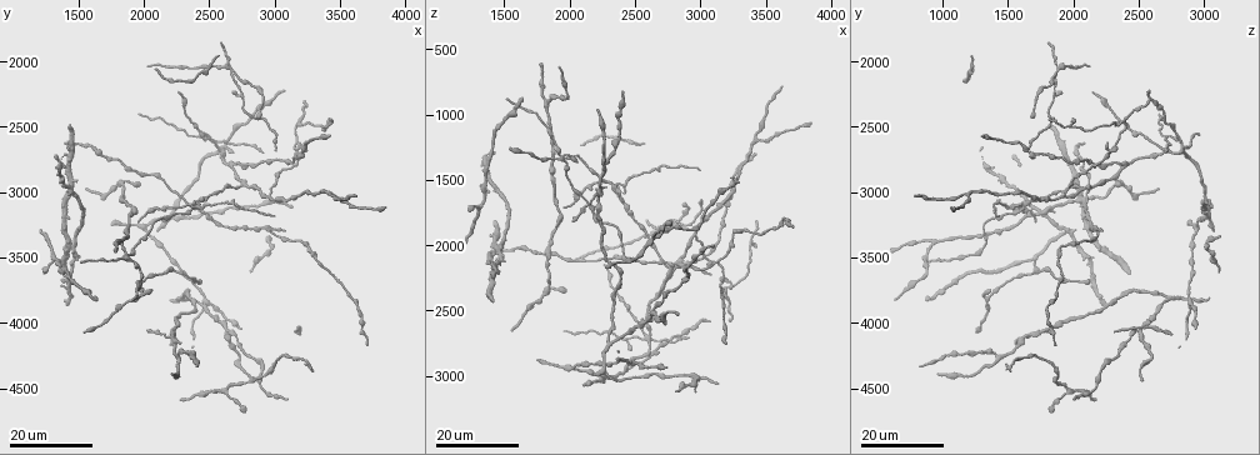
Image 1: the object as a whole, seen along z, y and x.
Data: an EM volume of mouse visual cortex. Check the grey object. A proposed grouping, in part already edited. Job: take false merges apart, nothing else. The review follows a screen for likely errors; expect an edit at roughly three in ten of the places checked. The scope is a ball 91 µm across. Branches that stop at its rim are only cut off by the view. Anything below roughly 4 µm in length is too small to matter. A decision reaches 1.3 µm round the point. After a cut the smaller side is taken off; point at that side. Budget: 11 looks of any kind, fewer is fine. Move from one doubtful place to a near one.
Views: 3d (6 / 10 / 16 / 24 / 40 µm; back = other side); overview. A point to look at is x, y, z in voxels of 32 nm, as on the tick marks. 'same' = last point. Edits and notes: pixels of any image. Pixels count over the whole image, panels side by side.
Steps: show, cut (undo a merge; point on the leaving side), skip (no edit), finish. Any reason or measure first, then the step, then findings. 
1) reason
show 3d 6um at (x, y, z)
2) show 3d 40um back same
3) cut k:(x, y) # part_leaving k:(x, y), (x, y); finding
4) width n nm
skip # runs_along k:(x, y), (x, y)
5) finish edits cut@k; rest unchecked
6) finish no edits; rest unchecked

two arms at a narrow angle
show 3d 16um at (1860, 2800, 2060)

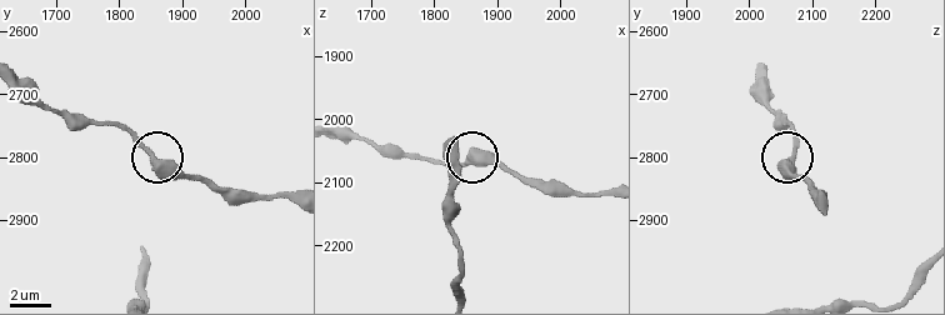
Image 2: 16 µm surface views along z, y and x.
closer look
show 3d 10um at (1875, 2810, 2055)

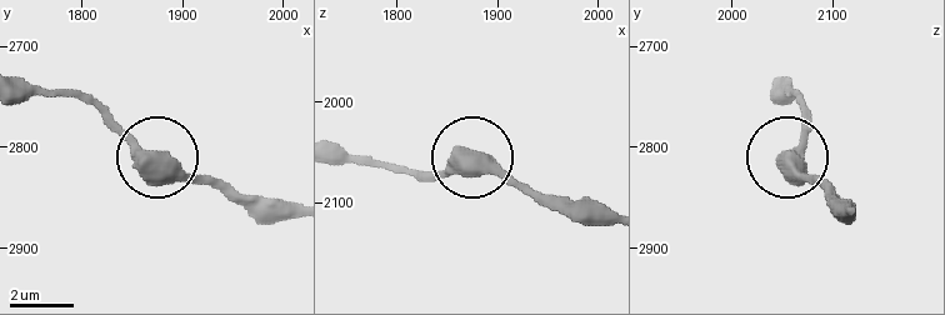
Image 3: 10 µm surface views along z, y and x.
skip # all the same neuron

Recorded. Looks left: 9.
four-way junction
show 3d 16um at (2600, 2660, 2840)

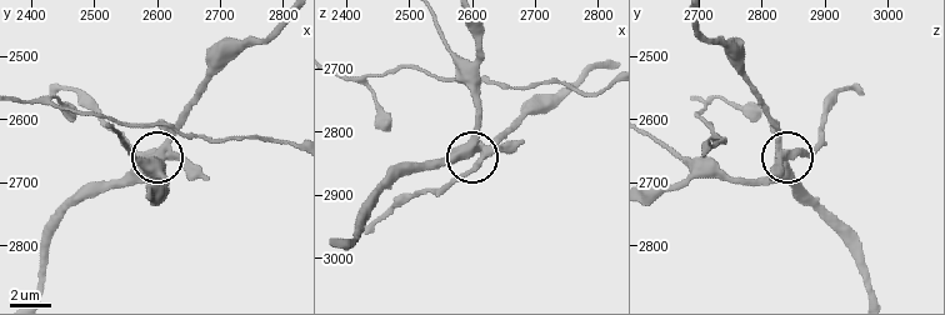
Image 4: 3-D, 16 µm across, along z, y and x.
show 3d 10um at (2620, 2650, 2835)

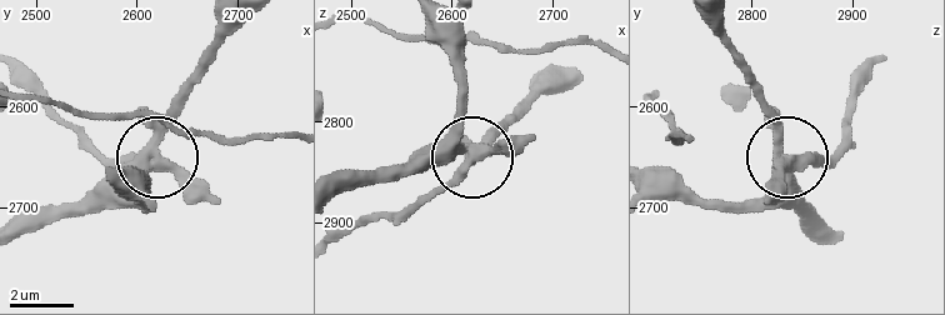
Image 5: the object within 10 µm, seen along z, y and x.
show 3d 10um back at (2620, 2650, 2832)

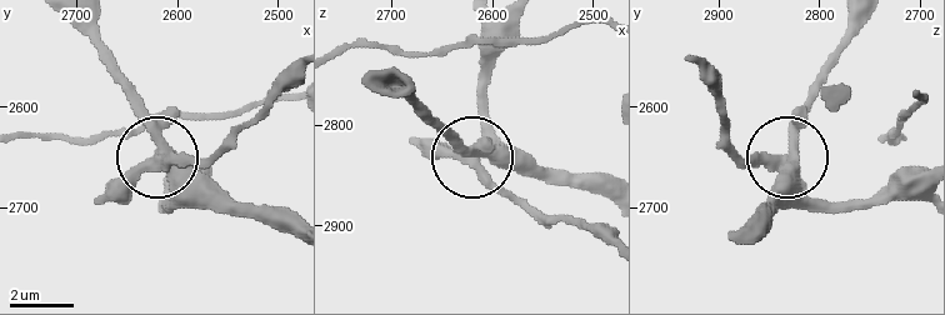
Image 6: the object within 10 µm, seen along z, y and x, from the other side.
skip # runs_along 6:(920, 201), (824, 201), (808, 194), (791, 155), (738, 161); one neuron here

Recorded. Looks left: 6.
looks like a crossing
show 3d 24um at (2660, 2060, 1880)

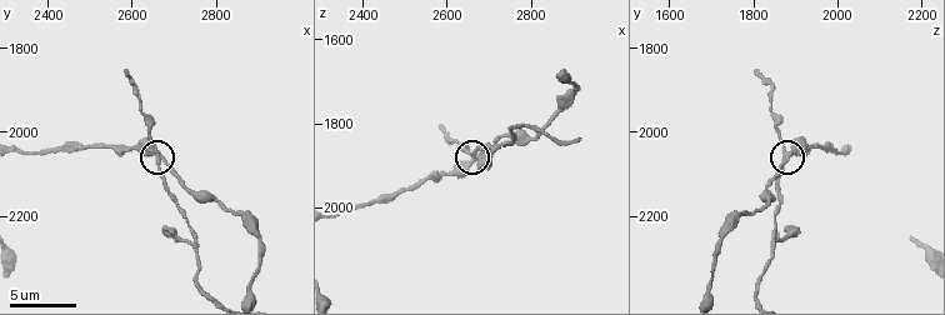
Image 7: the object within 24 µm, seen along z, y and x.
zoom in
show 3d 6um at (2660, 2050, 1885)

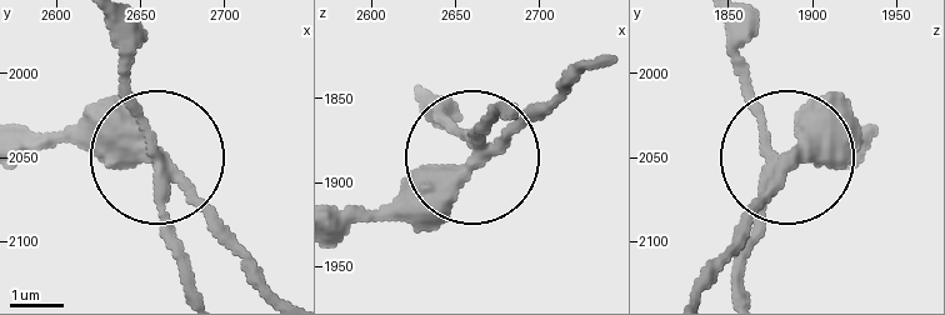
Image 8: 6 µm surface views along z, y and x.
width 330 nm
cut 8:(126, 100) # part_leaving 8:(164, 181), (164, 231), (186, 285); two neurons meet here

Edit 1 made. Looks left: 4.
redraw
show overview

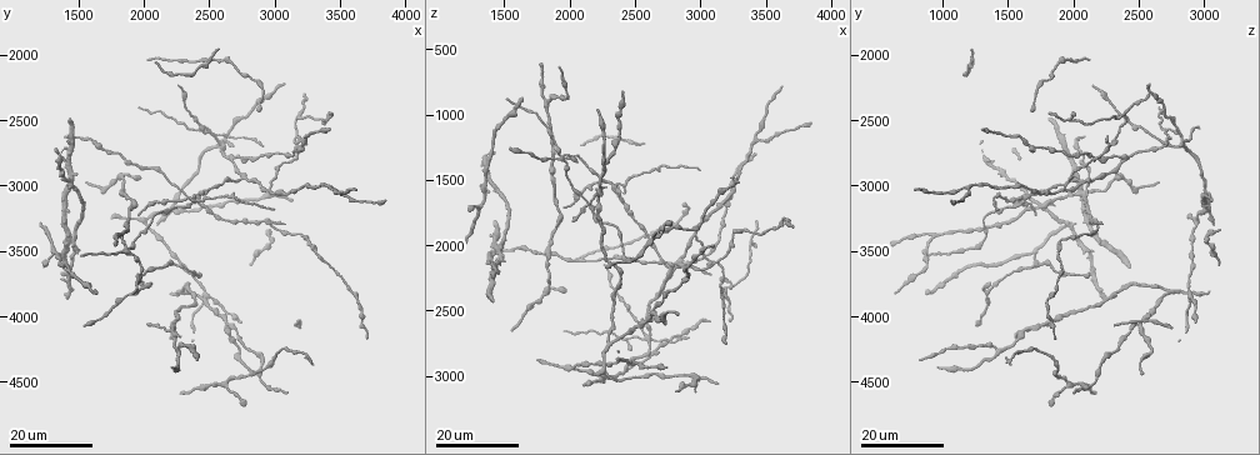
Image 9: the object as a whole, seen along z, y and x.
show 3d 16um at (2680, 2800, 2380)

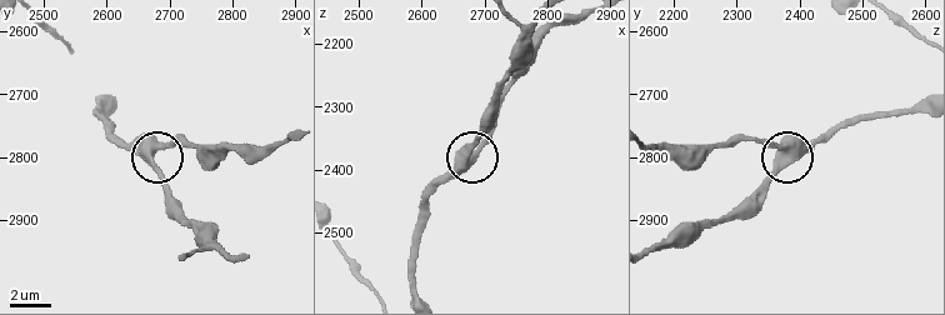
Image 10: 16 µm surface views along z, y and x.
show 3d 6um at (2695, 2780, 2370)

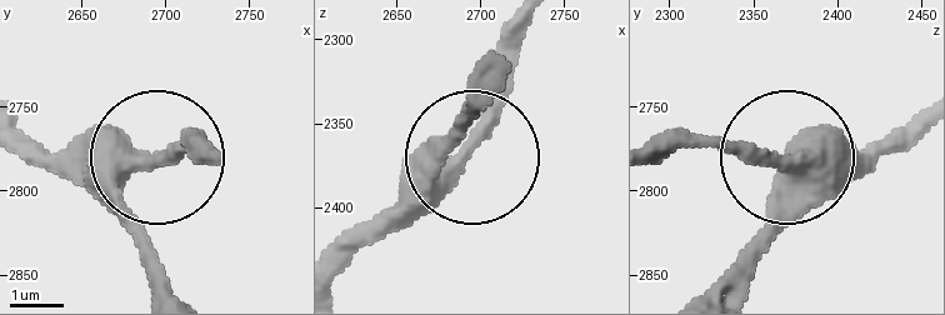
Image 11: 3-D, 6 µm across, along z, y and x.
width 360 nm
skip # runs_along 11:(710, 281), (790, 169), (674, 146); one neuron here

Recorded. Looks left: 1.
finish edits cut@8; rest unchecked

